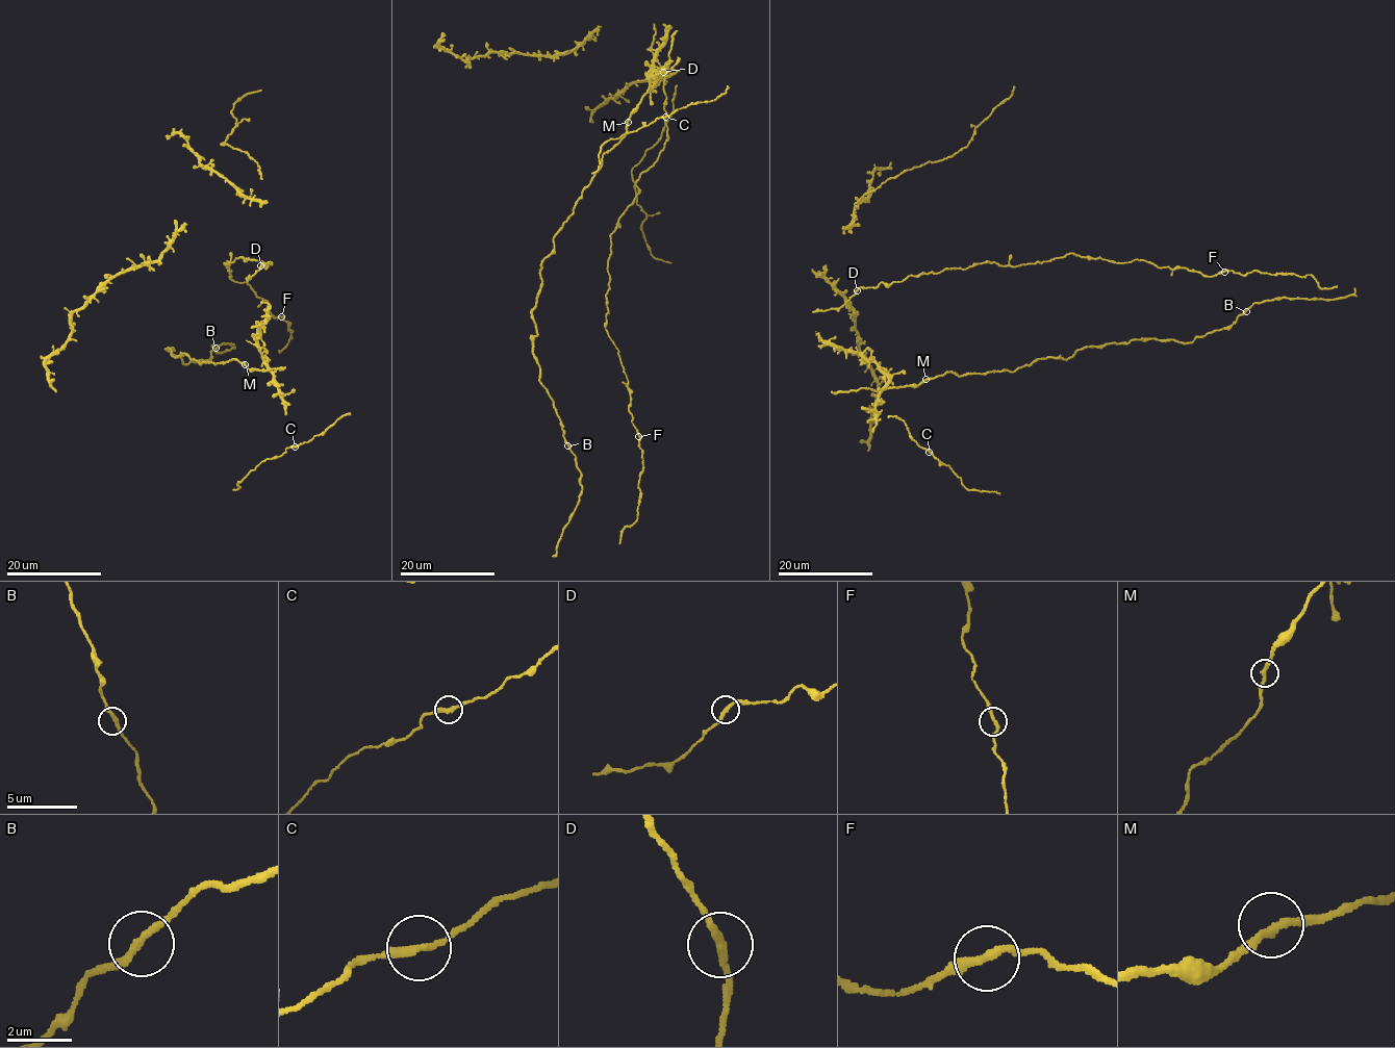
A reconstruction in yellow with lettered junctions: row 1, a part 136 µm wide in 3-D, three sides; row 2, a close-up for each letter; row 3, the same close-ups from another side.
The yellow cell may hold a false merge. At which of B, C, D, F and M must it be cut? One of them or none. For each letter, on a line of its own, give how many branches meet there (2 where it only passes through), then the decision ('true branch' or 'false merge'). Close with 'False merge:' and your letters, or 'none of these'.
B: 2 branches meet; true branch
C: 2 branches meet; true branch
D: 2 branches meet; true branch
F: 2 branches meet; true branch
M: 2 branches meet; true branch
False merge: none of these

